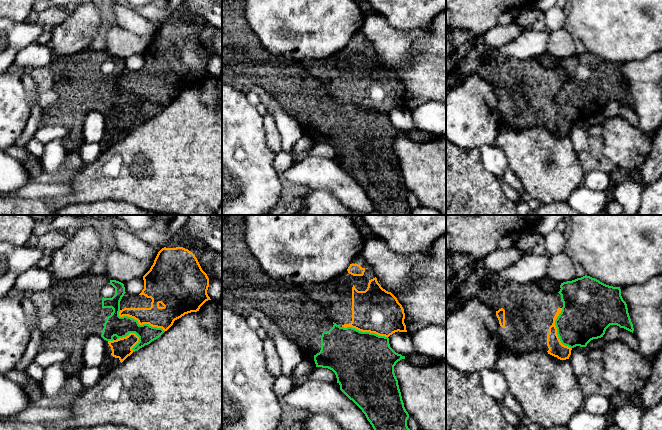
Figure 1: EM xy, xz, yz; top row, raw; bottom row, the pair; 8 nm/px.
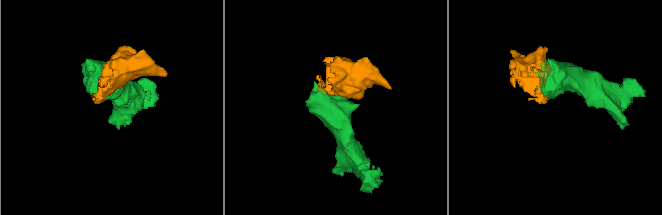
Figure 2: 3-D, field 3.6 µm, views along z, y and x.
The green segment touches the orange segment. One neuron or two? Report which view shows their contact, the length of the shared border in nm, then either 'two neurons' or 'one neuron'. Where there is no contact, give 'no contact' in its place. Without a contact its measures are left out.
contact in xy; length 400 nm; two neurons

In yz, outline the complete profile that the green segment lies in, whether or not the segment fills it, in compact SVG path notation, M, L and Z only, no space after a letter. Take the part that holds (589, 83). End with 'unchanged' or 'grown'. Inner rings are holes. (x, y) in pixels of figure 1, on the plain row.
M583 52L560 61L562 87L555 96L557 111L561 119L571 125L580 122L586 123L593 116L603 113L610 101L617 101L633 109L626 78L621 72L620 63L606 61L590 52Z; unchanged

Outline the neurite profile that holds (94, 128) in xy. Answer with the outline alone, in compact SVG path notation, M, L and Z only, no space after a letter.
M91 111L86 117L82 128L84 143L101 143L106 133L106 122L101 112Z

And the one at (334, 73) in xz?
M362 30L354 34L346 47L323 59L303 62L306 72L317 79L327 94L340 103L352 103L362 108L389 113L395 108L407 108L405 89L397 74L378 59Z

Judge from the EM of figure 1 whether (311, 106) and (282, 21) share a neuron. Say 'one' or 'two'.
two

